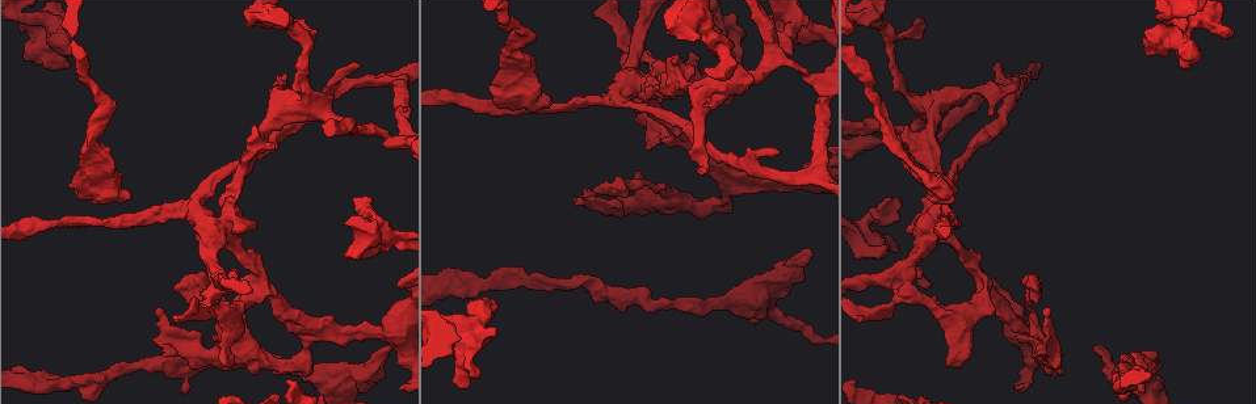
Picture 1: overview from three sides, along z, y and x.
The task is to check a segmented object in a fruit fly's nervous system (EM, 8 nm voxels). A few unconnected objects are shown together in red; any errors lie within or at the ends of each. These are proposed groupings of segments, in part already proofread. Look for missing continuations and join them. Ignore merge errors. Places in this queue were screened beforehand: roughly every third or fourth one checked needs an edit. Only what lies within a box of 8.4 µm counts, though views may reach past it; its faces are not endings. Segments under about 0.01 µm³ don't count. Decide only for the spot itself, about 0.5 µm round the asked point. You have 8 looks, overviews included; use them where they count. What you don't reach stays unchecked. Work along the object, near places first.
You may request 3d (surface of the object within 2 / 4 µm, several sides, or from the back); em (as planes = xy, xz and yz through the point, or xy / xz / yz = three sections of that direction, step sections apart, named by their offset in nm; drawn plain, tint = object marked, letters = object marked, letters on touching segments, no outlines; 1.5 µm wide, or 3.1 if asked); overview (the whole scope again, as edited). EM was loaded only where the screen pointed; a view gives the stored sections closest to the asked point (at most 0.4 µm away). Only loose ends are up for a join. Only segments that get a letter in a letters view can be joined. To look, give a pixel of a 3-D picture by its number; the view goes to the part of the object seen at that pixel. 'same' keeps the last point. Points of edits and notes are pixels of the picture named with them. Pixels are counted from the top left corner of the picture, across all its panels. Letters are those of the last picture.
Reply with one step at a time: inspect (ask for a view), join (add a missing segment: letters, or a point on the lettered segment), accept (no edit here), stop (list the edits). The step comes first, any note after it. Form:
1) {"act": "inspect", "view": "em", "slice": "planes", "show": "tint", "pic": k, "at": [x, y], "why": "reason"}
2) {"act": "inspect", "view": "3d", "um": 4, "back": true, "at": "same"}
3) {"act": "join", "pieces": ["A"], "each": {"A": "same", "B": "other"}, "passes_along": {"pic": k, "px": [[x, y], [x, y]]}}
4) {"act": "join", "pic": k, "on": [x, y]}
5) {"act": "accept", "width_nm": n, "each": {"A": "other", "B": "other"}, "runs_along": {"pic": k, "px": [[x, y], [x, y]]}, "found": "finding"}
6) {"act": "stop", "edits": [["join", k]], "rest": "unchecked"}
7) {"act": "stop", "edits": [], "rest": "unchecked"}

{"act": "inspect", "view": "em", "slice": "xy", "step": 8, "show": "letters", "pic": 1, "at": [464, 388], "why": "an open end"}

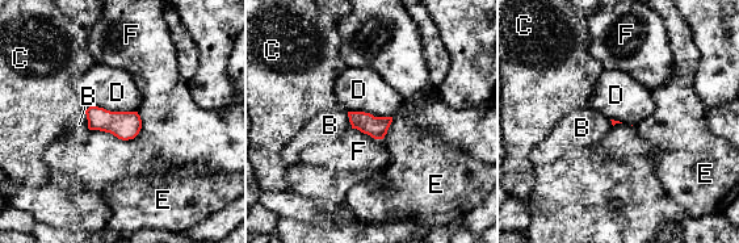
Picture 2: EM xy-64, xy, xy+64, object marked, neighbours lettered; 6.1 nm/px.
{"act": "inspect", "view": "em", "slice": "planes", "show": "letters", "at": "same", "why": "another direction"}

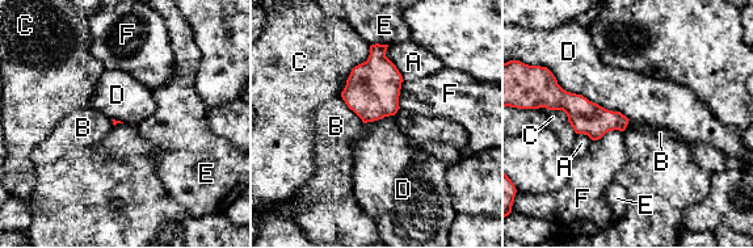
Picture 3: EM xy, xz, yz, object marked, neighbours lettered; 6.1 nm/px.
{"act": "accept", "longest_contact_nm": ["D", 550], "each": {"A": "other", "B": "other", "C": "other", "D": "other", "E": "other", "F": "other"}, "border": {"pic": 3, "px": [[552, 74], [564, 89], [630, 120]]}, "found": "no lettered segment goes on from it"}

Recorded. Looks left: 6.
{"act": "inspect", "view": "em", "slice": "planes", "show": "letters", "pic": 1, "at": [1146, 47], "why": "stops while still wide"}

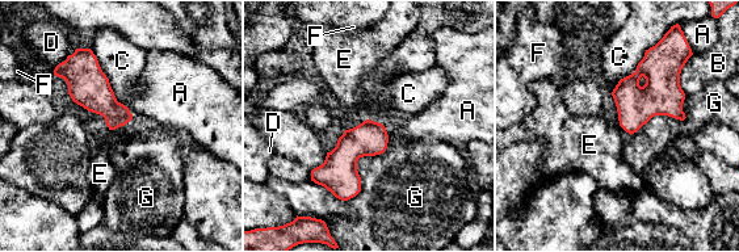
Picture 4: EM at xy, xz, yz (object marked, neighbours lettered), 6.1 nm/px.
{"act": "accept", "longest_contact_nm": ["C", 550], "each": {"A": "other", "B": "other", "C": "other", "D": "other", "E": "other", "F": "other", "G": "other"}, "border": {"pic": 4, "px": [[668, 29], [611, 92]]}, "found": "none of them fits"}

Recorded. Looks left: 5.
{"act": "inspect", "view": "3d", "um": 2, "pic": 1, "at": [1097, 347]}

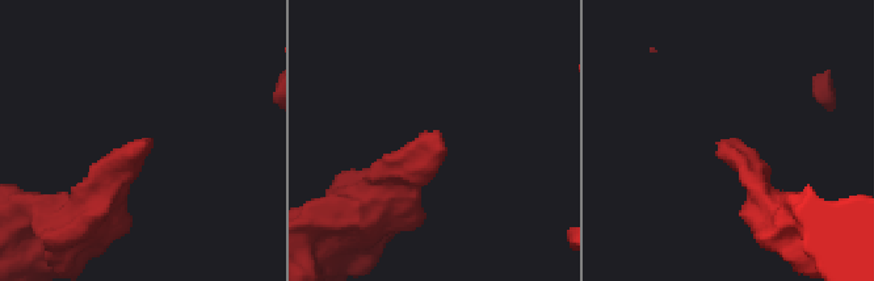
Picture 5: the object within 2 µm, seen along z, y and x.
{"act": "inspect", "view": "em", "slice": "planes", "show": "letters", "pic": 5, "at": [729, 146]}

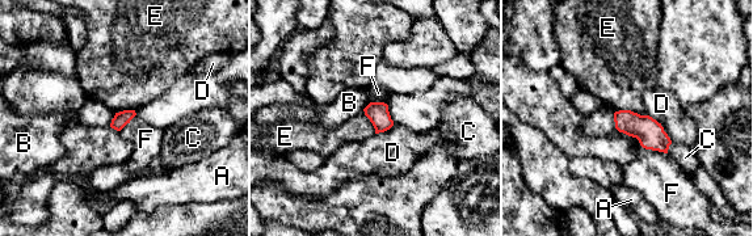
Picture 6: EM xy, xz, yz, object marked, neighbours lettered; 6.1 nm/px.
{"act": "accept", "each": {"A": "other", "B": "other", "C": "other", "D": "other", "E": "other", "F": "other"}, "border": {"pic": 6, "px": [[614, 112], [632, 110], [646, 116]]}, "found": "none of them fits"}

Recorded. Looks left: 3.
{"act": "stop", "edits": [], "rest": "unchecked"}

